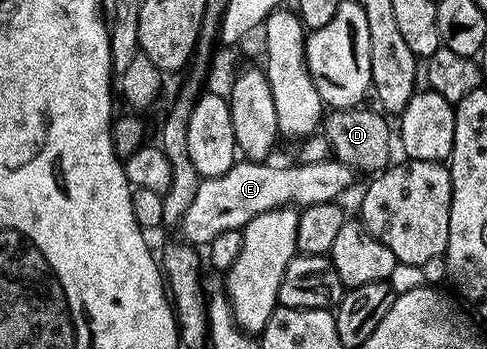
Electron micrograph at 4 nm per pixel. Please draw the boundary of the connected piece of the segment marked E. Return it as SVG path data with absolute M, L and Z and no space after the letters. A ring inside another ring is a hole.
M331 156L317 162L300 162L296 166L271 166L272 164L268 160L238 160L230 168L230 172L203 179L190 208L186 210L186 216L179 220L179 237L190 246L207 247L214 236L219 236L222 232L243 231L244 226L250 224L254 216L262 216L262 212L283 206L303 208L337 201L343 190L351 188L354 178L354 172L349 166Z

